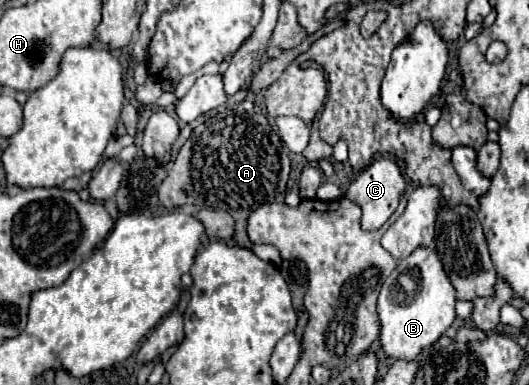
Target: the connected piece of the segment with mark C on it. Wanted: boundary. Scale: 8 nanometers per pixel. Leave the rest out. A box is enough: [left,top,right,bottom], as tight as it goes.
[344,158,410,230]

